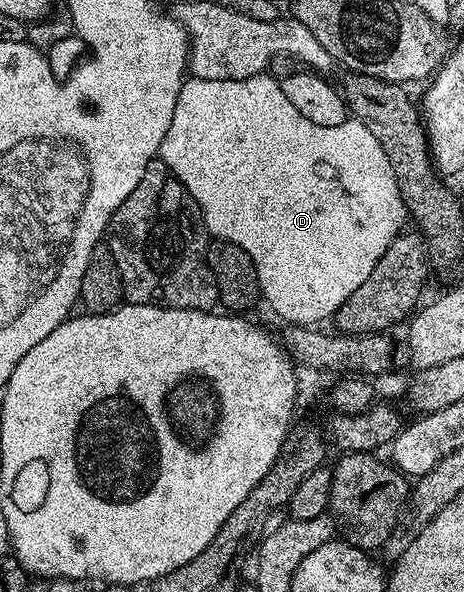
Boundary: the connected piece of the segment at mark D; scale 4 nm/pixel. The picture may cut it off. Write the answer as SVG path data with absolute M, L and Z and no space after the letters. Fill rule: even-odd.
M270 74L248 76L243 80L183 79L182 89L178 92L172 110L172 120L162 139L160 158L198 204L207 233L211 237L219 236L222 239L211 239L207 243L206 261L218 287L220 304L226 307L223 309L234 314L249 313L249 308L258 300L259 288L263 298L270 303L271 310L286 324L314 326L319 323L317 320L329 321L354 288L368 278L379 257L389 250L390 243L408 224L406 202L398 189L398 175L394 173L388 154L380 146L376 134L372 134L372 130L368 130L368 126L361 124L356 118L341 120L334 126L320 126L304 118L304 114L300 114L300 110L296 110L296 106L292 106L292 102L284 98L281 83Z

